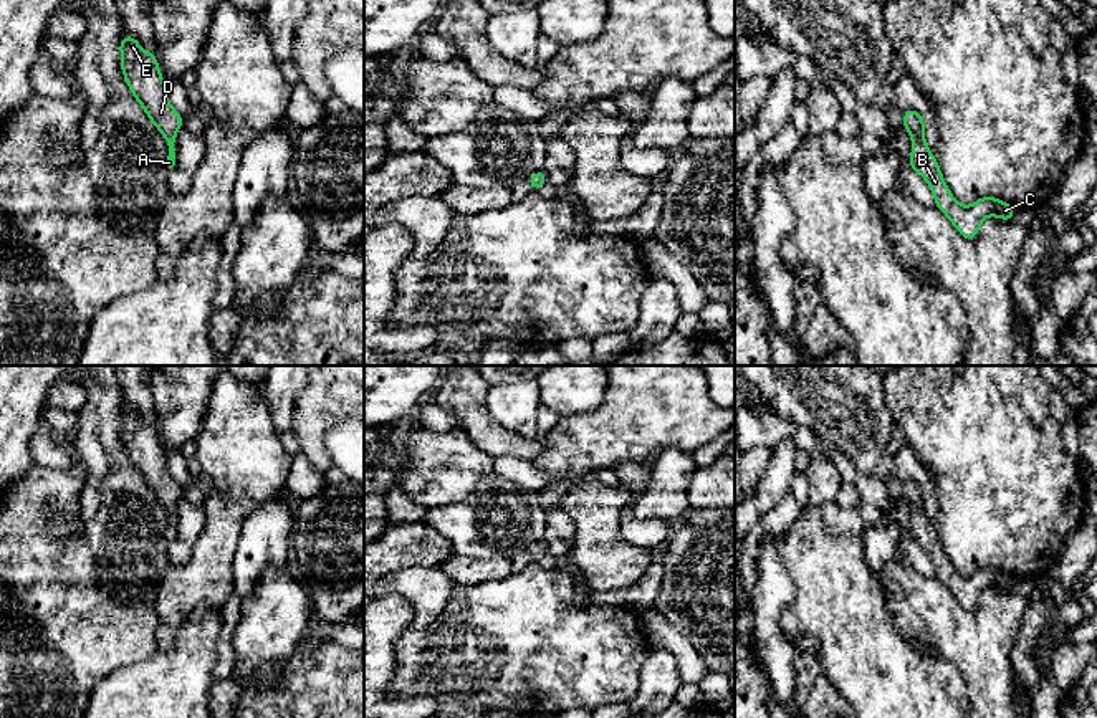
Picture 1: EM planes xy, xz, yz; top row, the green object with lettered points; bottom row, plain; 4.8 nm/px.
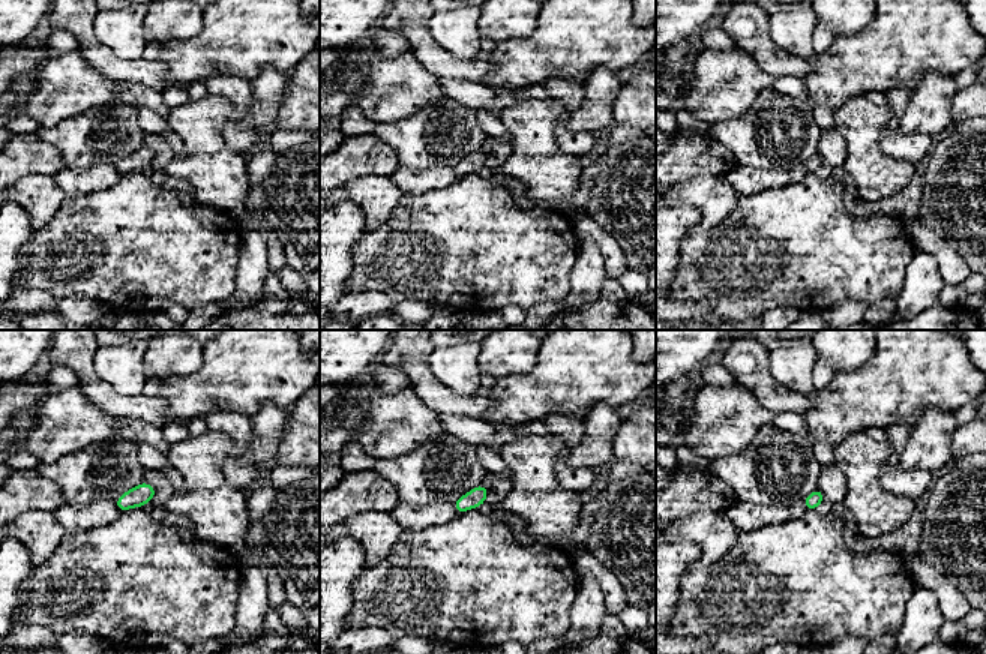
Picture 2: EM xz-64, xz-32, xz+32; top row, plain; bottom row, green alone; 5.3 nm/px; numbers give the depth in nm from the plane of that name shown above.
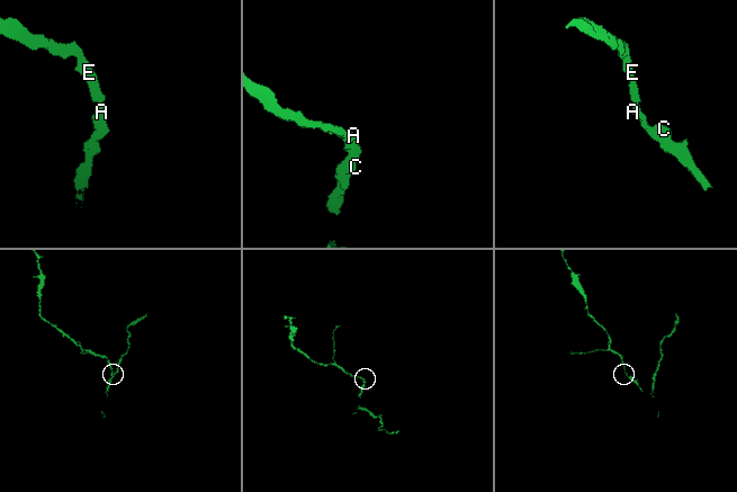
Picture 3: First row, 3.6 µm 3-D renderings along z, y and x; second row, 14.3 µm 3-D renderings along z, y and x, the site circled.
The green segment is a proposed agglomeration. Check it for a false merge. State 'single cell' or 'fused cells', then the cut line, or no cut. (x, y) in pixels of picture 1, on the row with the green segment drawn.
single cell | no cut

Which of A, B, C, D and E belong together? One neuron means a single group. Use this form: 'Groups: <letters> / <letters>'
Groups: A B C D E

